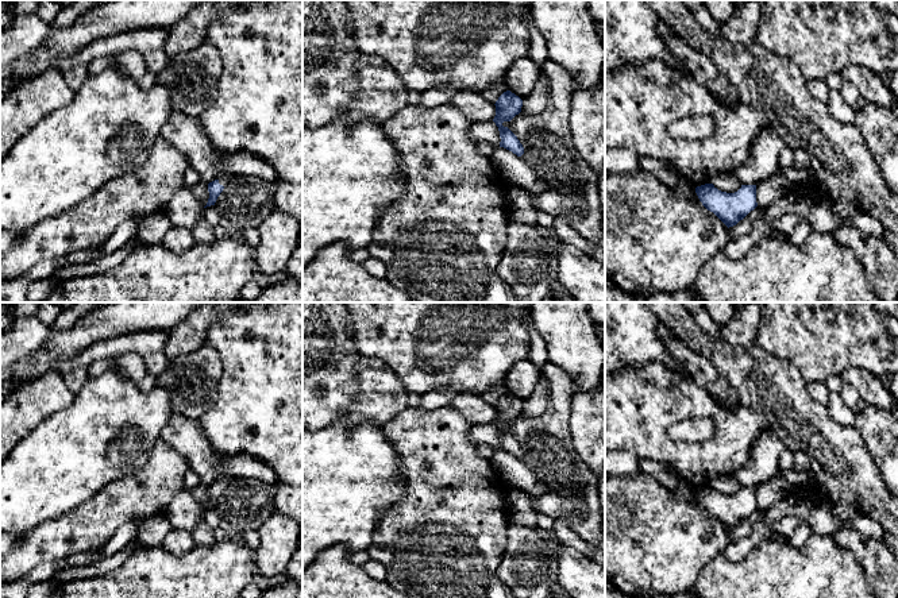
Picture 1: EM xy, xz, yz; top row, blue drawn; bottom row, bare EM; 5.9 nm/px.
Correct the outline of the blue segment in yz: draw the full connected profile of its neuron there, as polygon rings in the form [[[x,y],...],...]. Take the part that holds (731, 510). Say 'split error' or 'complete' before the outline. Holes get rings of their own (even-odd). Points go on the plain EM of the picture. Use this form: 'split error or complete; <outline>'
complete; [[[713,486],[695,490],[702,508],[713,514],[728,531],[736,528],[758,509],[756,487],[741,487],[735,495],[718,493]]]

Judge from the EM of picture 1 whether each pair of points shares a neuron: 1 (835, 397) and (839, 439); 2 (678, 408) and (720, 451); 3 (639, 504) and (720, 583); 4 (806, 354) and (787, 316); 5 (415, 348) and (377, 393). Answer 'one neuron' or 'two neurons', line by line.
1: two neurons
2: one neuron
3: two neurons
4: one neuron
5: two neurons

